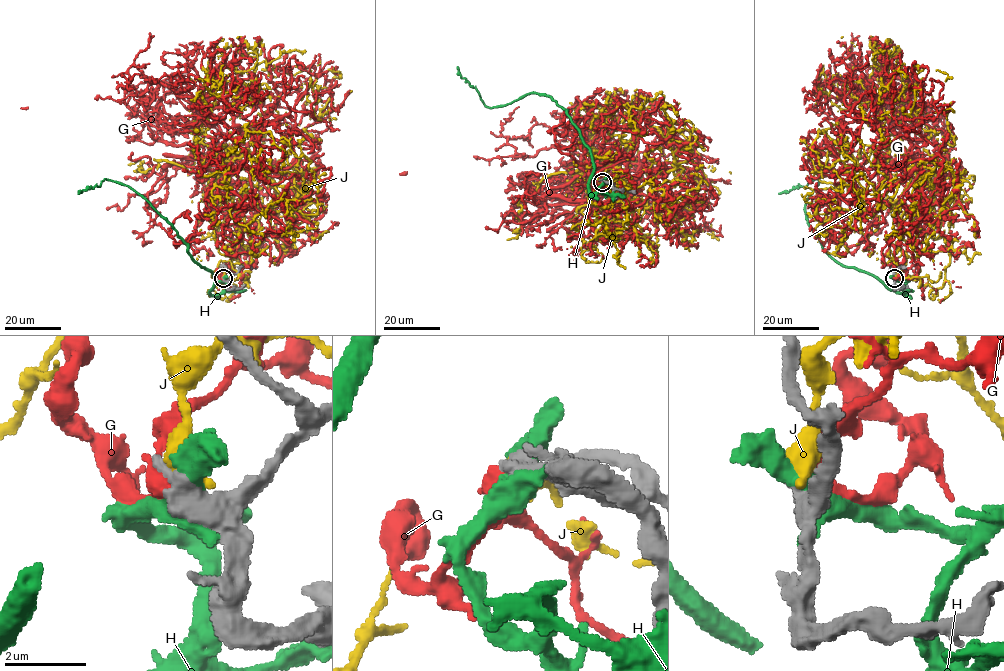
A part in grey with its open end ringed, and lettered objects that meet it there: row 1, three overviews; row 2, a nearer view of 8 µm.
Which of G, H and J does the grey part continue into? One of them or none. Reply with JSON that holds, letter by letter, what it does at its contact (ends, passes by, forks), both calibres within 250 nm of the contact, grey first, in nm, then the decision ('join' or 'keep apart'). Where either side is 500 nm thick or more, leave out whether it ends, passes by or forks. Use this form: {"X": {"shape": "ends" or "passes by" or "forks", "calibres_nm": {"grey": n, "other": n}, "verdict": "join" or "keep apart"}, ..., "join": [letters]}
{"G": {"calibres_nm": {"grey": 500, "other": 400}, "verdict": "keep apart"}, "H": {"calibres_nm": {"grey": 650, "other": 440}, "verdict": "keep apart"}, "J": {"calibres_nm": {"grey": 550, "other": 650}, "verdict": "keep apart"}, "join": []}

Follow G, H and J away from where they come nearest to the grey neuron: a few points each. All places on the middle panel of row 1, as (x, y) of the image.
G: (602, 182), (616, 210), (651, 192), (587, 186), (590, 168), (632, 193), (589, 144), (399, 173)
H: (604, 182), (604, 193), (591, 192), (589, 148), (550, 97), (527, 93), (486, 106), (457, 66)
J: (603, 182), (623, 189), (577, 212), (627, 225), (645, 204), (627, 192), (708, 206), (692, 176), (719, 193)

